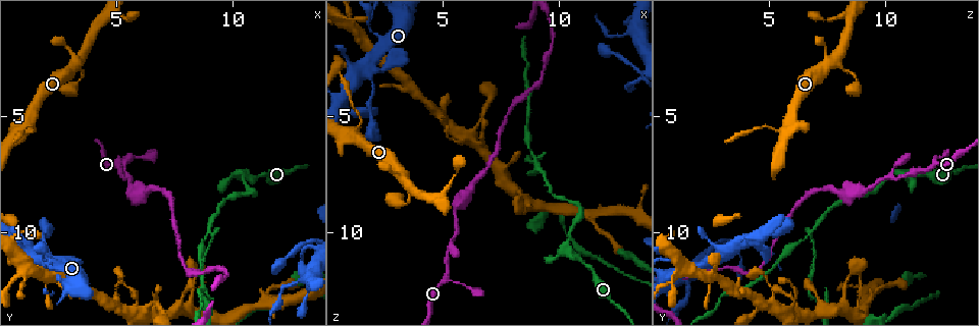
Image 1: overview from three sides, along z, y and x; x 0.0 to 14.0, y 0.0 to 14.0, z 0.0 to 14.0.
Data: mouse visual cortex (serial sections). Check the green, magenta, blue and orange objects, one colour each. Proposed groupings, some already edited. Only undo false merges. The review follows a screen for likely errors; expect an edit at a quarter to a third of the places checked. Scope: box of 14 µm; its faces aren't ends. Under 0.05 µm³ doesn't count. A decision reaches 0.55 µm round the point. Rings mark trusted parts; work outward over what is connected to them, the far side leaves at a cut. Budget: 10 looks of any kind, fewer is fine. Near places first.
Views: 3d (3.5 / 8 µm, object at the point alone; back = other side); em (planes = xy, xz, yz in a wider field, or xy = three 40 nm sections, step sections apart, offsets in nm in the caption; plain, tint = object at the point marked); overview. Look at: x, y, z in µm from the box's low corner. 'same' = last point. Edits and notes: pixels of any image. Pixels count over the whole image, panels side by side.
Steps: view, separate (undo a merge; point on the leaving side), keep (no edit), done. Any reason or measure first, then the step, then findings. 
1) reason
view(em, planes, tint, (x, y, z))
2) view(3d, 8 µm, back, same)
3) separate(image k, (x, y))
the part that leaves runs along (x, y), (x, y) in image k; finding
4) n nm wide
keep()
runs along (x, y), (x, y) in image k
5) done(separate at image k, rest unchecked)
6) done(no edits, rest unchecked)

abrupt turn
view(3d, 3.5 µm, (5.4, 7.7, 10.3))

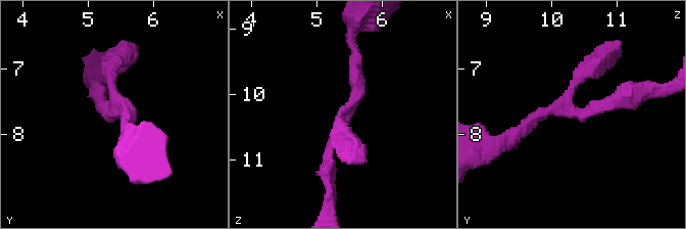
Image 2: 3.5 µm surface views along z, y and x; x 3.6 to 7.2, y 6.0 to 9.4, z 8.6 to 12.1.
keep()
runs along (631, 95), (587, 115), (550, 108), (519, 130) in image 2; one cell here

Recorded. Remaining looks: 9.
abrupt turn
view(3d, 3.5 µm, back, (10.9, 8.3, 9.1))

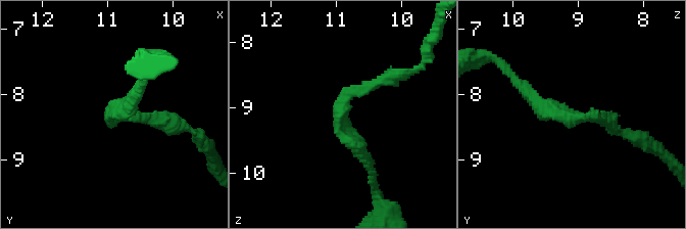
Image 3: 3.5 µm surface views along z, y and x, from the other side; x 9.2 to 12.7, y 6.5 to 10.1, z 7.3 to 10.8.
arms of 150, 200 nm
view(em, xy, step 1, tint, (10.95, 8.35, 9.10))

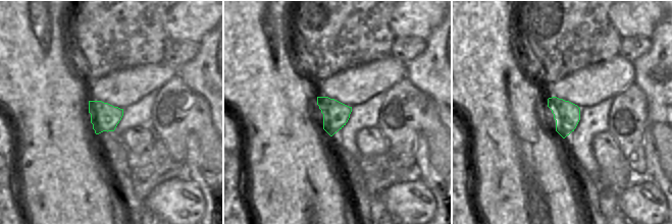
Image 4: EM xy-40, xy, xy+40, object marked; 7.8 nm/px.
another direction
view(em, xy, step 2, tint, same)

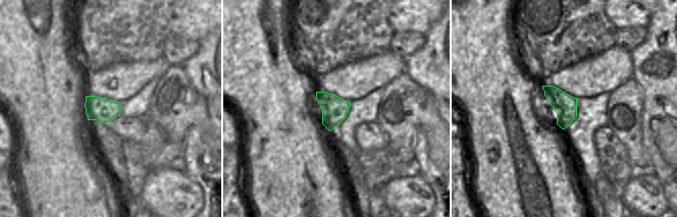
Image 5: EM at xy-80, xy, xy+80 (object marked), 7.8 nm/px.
keep()
runs along (522, 85), (566, 116), (607, 119) in image 3; all the same cell

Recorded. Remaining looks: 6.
branch point
view(3d, 3.5 µm, (9.0, 9.9, 6.8))

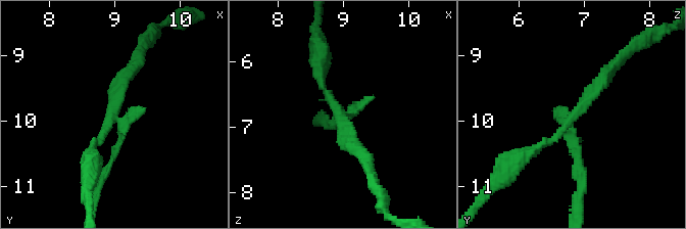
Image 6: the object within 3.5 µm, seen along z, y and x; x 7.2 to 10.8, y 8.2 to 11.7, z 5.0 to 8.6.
view(em, xy, step 3, tint, (8.90, 10.00, 6.85))

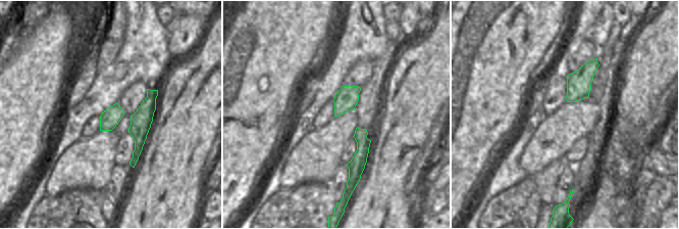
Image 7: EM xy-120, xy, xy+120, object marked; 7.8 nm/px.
separate(image 6, (577, 159))
the part that leaves runs along (570, 128), (583, 172), (578, 213) in image 6; two cells meet here

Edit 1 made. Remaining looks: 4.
view(3d, 3.5 µm, (1.2, 5.6, 5.7))

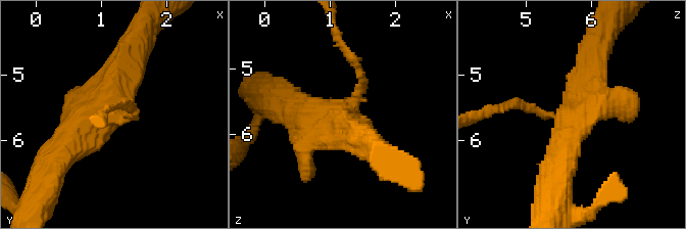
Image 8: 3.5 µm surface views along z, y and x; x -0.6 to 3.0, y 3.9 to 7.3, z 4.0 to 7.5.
4 arms; arms of 150, 300, 450, 450 nm; now the EM
view(em, xy, step 3, tint, (1.20, 5.55, 5.70))

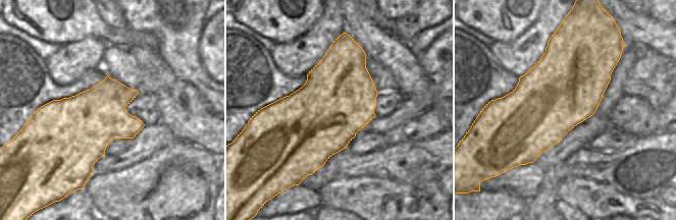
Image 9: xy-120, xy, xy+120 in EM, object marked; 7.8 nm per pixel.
separate(image 8, (506, 105))
two cells meet here

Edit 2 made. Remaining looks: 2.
done(separate at image 6, separate at image 8, rest unchecked)

